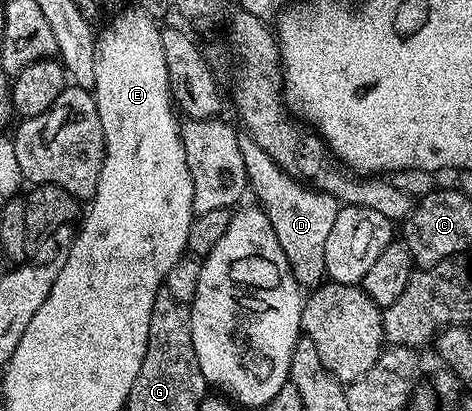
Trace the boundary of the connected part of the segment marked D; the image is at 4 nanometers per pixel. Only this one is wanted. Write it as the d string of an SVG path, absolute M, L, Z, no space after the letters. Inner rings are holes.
M240 136L239 146L247 168L247 184L253 190L264 215L269 219L279 240L282 260L291 268L295 281L310 291L324 284L327 277L325 267L325 239L341 208L339 200L333 195L312 189L298 177L291 177L252 137Z

